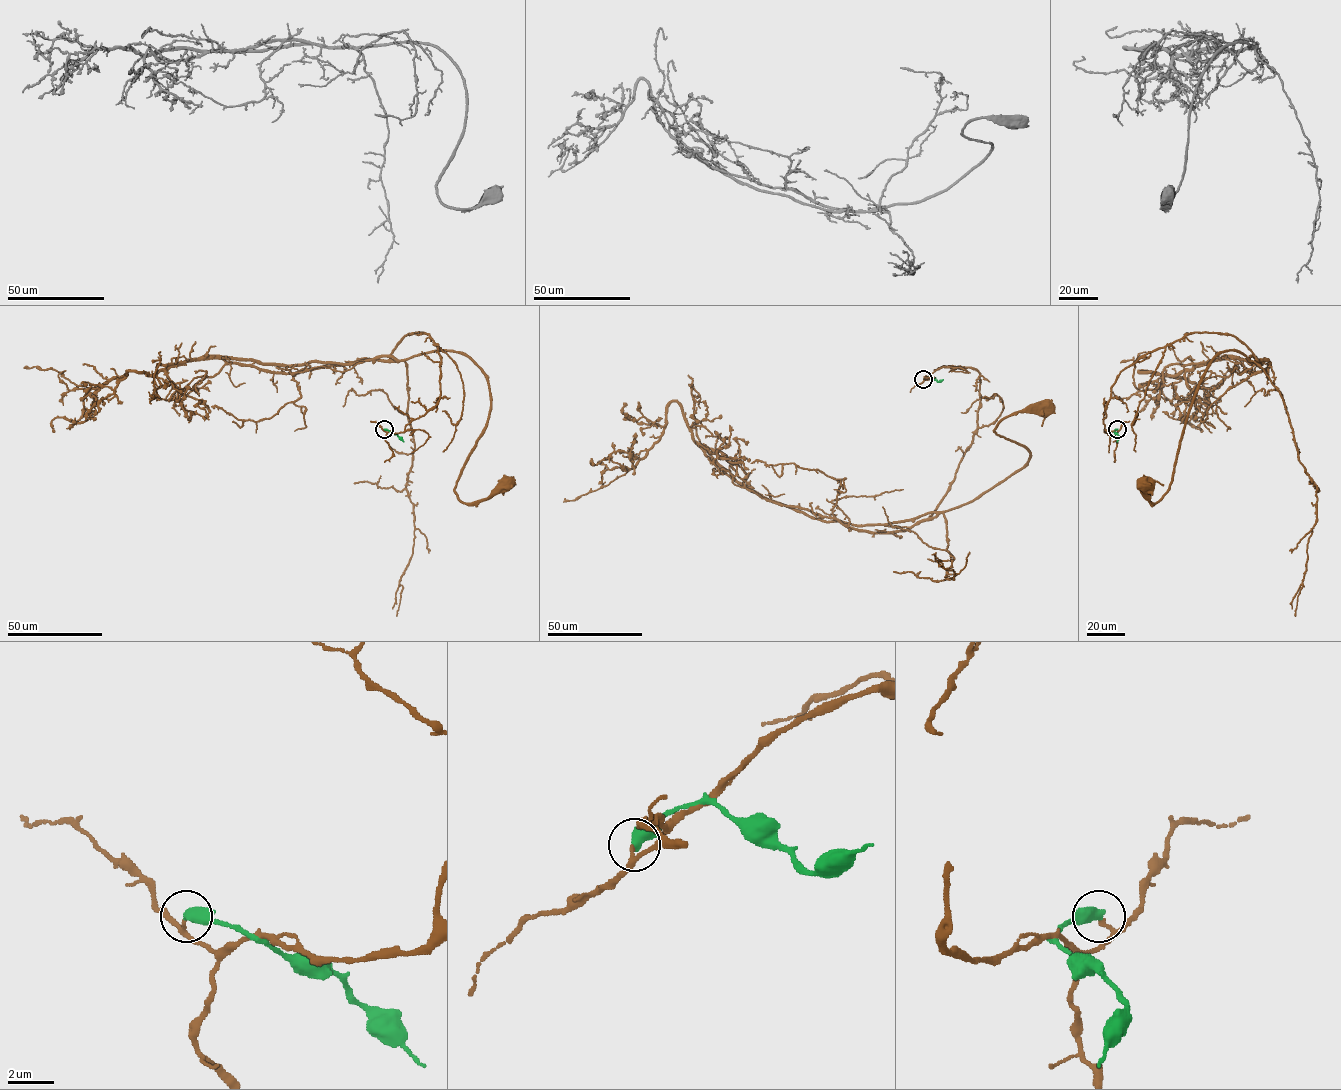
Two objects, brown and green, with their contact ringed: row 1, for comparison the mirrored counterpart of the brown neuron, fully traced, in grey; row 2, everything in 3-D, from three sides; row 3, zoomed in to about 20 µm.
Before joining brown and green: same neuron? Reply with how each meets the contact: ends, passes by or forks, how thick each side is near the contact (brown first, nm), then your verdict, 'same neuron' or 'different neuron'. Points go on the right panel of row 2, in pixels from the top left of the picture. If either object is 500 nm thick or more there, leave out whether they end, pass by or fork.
140 nm thick on the brown side, 550 nm on the other; different neuron

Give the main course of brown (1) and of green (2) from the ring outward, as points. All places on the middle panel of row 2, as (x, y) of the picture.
1: (923, 379), (952, 365), (980, 374), (976, 433), (931, 518), (1024, 466), (1029, 452), (994, 429), (1047, 407)
2: (924, 379), (930, 376), (938, 382), (943, 379)

